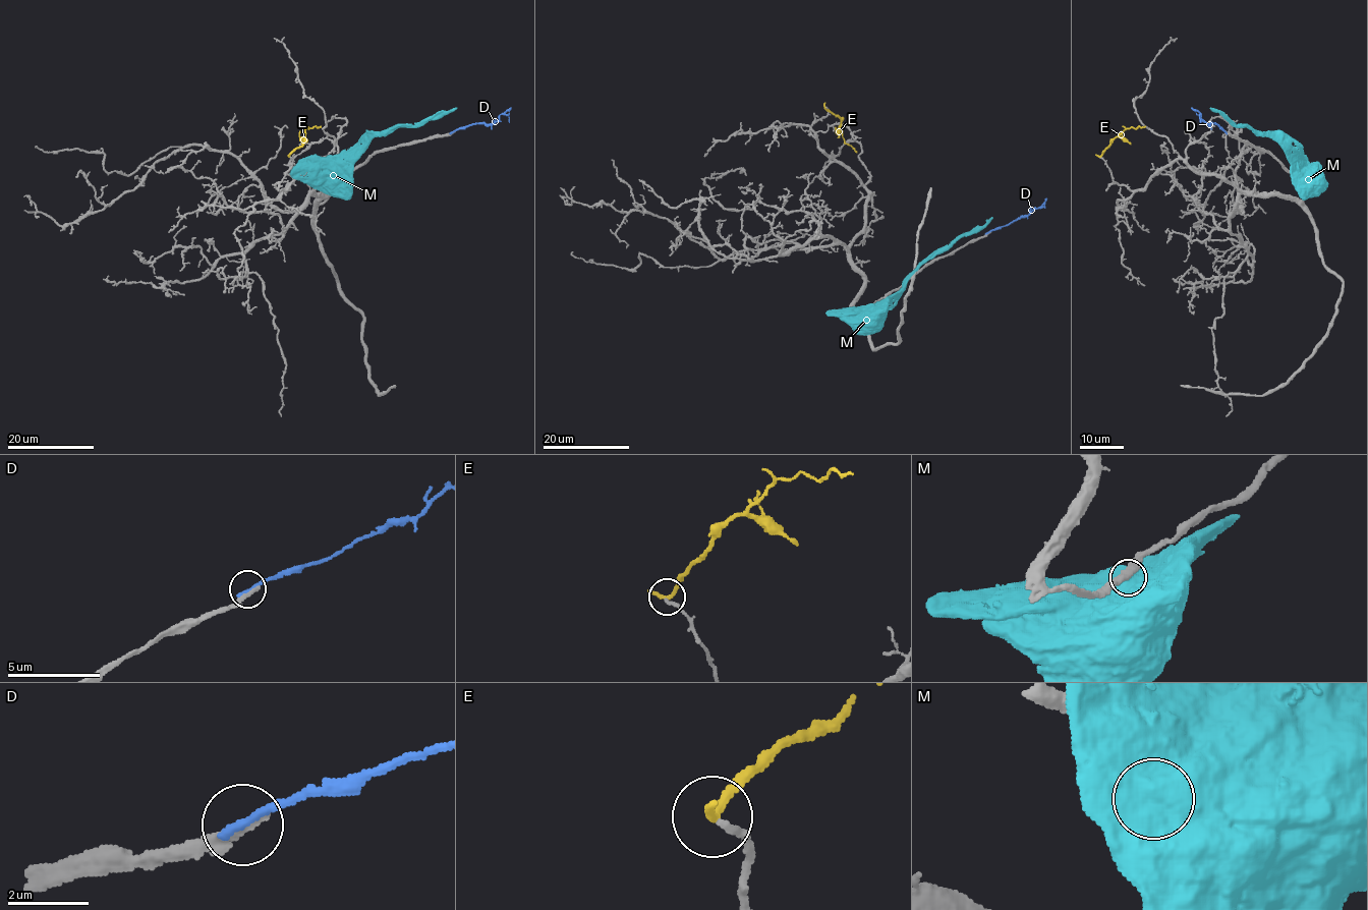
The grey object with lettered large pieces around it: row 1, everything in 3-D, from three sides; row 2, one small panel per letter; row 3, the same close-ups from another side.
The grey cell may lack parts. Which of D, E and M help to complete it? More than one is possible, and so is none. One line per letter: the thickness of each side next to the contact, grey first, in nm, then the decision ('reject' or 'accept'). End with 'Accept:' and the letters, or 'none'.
D: 280 nm thick on the grey side, 200 nm on the other; reject
E: 180 nm thick on the grey side, 260 nm on the other; reject
M: 360 nm thick on the grey side, 750 nm on the other; reject
Accept: none

